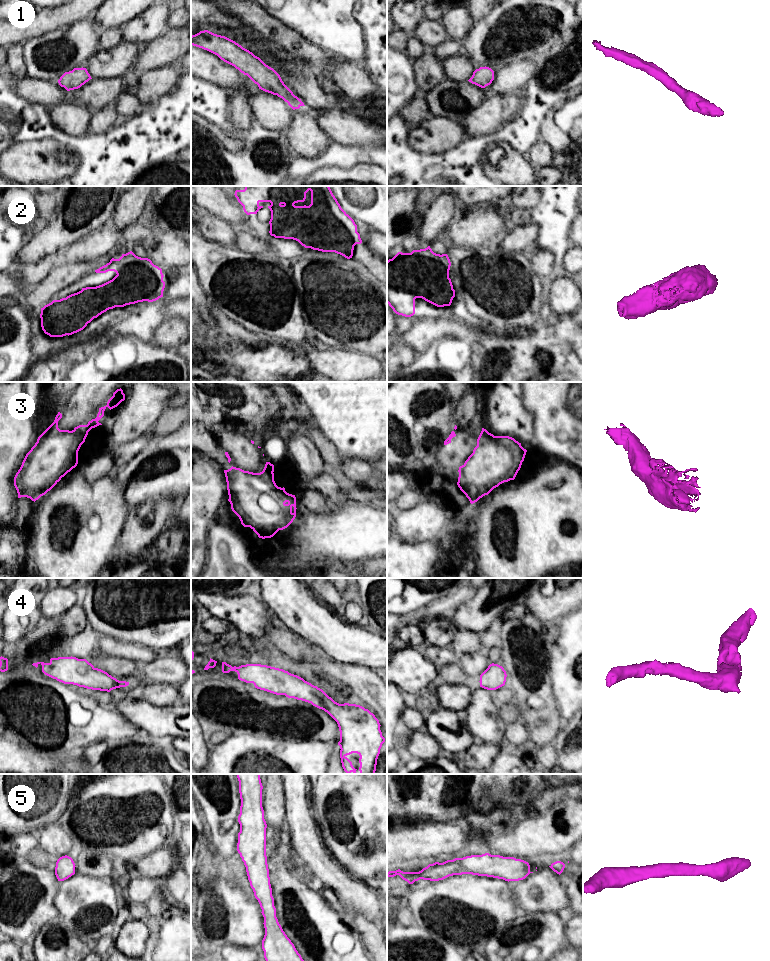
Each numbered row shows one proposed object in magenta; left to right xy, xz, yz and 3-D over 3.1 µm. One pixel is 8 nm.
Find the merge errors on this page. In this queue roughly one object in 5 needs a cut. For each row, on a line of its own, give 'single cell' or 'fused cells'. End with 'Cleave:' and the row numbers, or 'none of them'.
1: single cell
2: single cell
3: single cell
4: single cell
5: single cell
Cleave: none of them

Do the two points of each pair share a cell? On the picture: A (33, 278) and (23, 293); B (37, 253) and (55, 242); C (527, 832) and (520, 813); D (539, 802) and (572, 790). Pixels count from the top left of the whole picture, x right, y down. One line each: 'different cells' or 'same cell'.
A: different cells
B: same cell
C: different cells
D: same cell

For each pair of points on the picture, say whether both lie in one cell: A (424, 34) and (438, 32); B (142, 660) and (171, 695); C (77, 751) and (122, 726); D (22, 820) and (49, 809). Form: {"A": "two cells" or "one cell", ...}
{"A": "one cell", "B": "one cell", "C": "one cell", "D": "one cell"}

